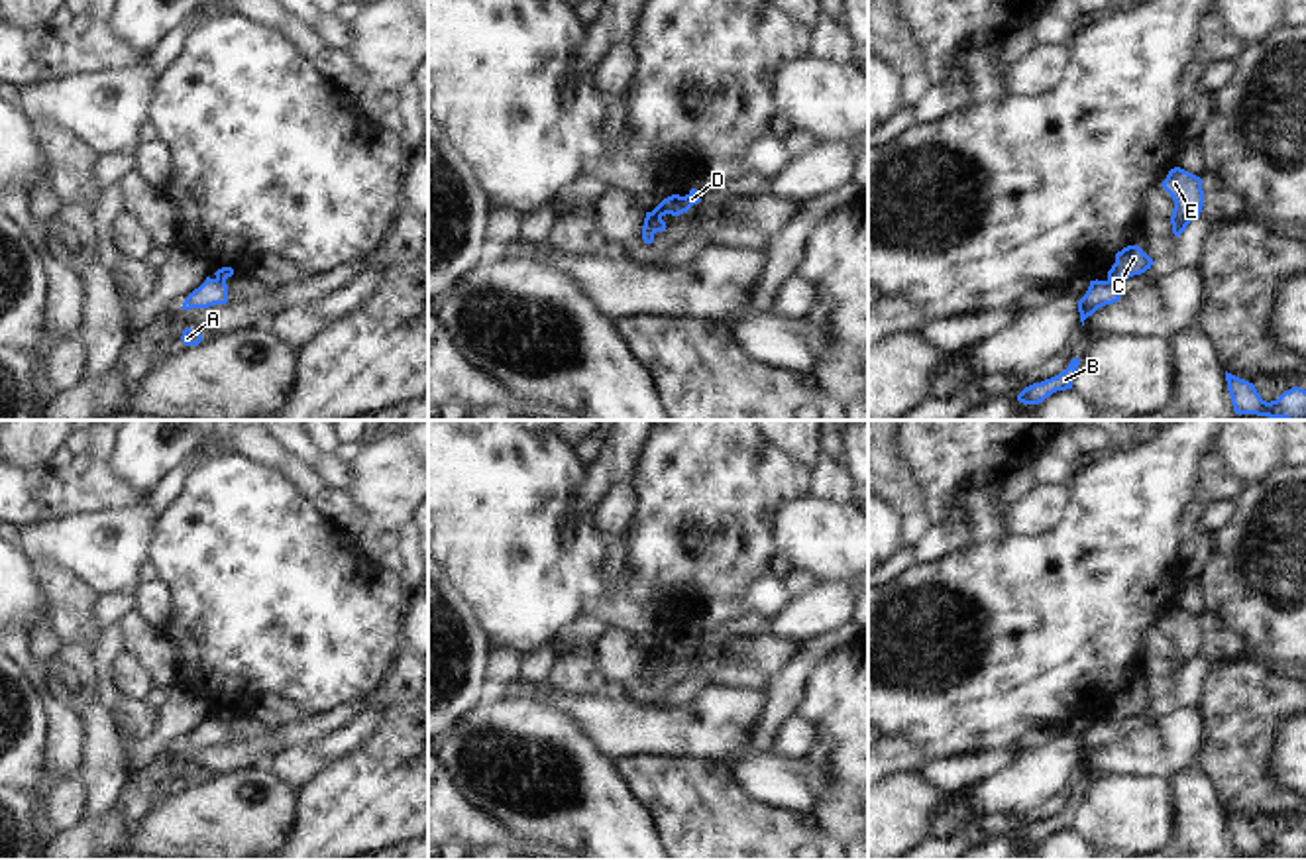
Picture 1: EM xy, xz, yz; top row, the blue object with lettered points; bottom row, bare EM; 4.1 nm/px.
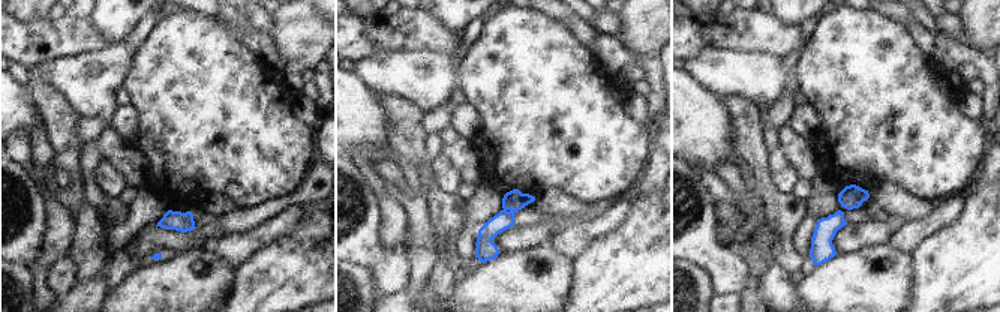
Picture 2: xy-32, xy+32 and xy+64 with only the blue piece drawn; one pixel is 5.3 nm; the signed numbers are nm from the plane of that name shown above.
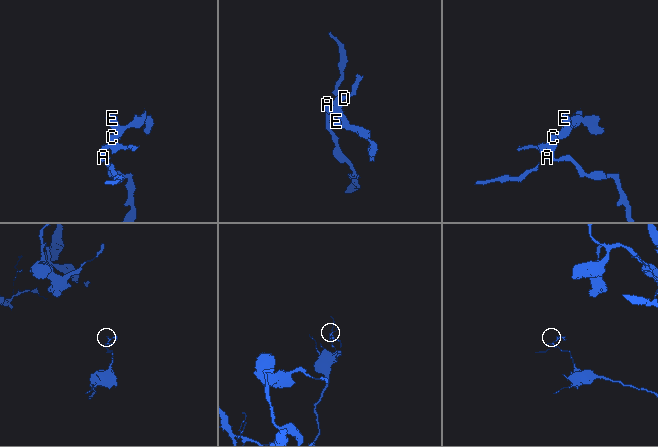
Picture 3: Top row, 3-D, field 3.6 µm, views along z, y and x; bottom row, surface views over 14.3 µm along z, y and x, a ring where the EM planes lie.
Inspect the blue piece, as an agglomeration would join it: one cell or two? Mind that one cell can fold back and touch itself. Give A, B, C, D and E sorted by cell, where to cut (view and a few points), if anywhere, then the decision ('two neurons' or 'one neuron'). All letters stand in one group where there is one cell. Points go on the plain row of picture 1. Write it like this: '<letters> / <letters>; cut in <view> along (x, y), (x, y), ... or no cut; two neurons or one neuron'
A B D / C E; cut in yz along (1108, 719), (1118, 723); two neurons

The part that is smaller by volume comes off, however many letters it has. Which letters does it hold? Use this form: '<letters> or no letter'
C, E

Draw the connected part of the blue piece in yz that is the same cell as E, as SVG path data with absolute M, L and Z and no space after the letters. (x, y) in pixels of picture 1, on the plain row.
M1174 607L1169 611L1161 626L1174 640L1170 664L1172 673L1178 677L1192 660L1200 658L1204 646L1202 618L1180 607Z

